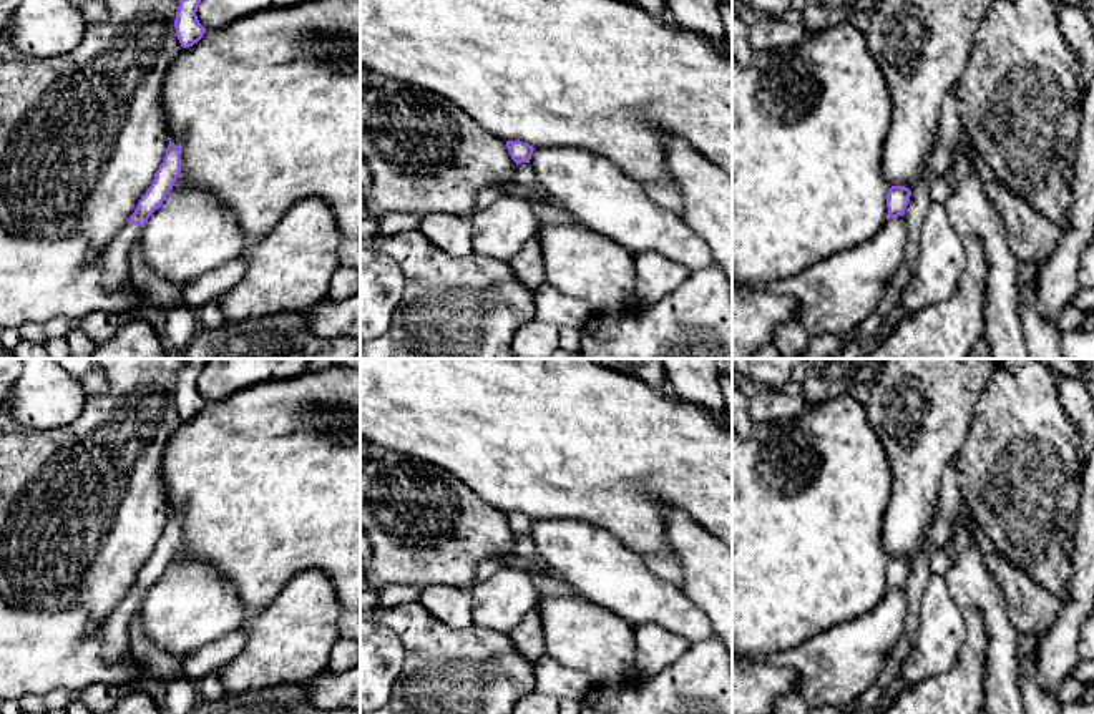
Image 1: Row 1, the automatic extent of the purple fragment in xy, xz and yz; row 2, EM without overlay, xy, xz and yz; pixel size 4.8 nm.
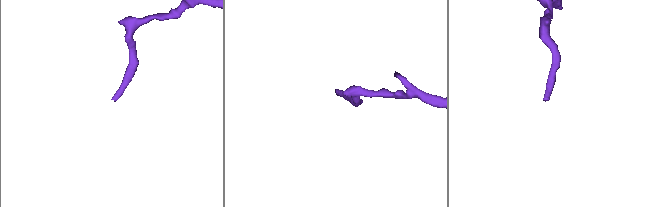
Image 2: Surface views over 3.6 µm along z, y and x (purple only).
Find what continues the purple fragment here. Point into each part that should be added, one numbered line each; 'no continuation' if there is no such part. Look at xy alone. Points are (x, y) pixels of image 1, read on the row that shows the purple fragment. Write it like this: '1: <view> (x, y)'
1: xy (115, 258)

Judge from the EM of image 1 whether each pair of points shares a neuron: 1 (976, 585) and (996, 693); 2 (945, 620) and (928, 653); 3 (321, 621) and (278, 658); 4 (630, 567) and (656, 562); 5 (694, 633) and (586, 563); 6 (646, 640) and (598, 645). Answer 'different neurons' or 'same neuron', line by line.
1: same neuron
2: same neuron
3: same neuron
4: different neurons
5: same neuron
6: different neurons

